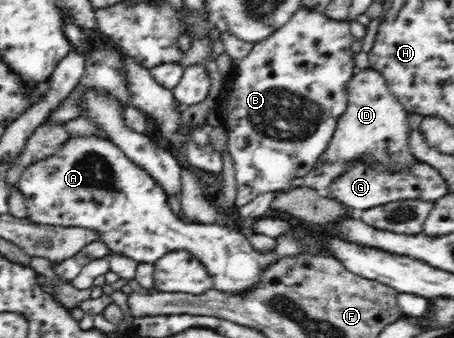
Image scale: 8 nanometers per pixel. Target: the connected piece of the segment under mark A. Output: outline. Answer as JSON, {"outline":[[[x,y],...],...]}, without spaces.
{"outline":[[[70,136],[54,155],[39,159],[26,166],[17,184],[25,197],[27,219],[33,223],[62,227],[79,227],[94,230],[98,239],[106,244],[110,254],[122,254],[138,263],[153,264],[161,256],[173,250],[187,250],[201,261],[210,274],[215,290],[227,294],[247,294],[261,282],[263,270],[273,262],[297,256],[297,254],[330,255],[327,249],[315,249],[315,237],[301,229],[293,229],[276,238],[274,249],[257,251],[248,239],[249,235],[231,229],[227,225],[185,222],[177,217],[167,203],[165,191],[150,174],[135,164],[113,141],[98,136]]]}

